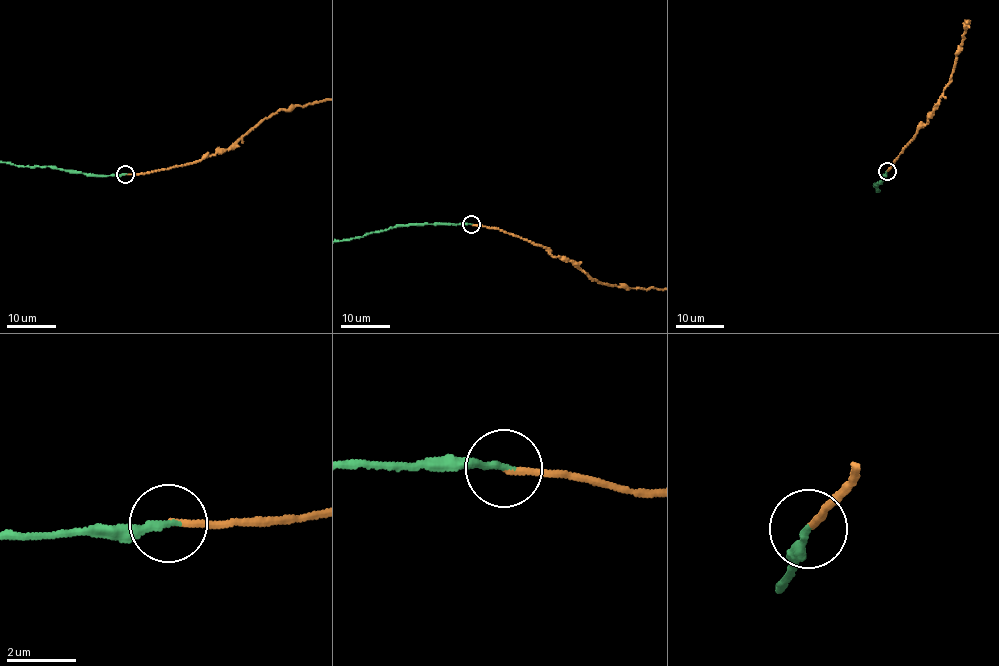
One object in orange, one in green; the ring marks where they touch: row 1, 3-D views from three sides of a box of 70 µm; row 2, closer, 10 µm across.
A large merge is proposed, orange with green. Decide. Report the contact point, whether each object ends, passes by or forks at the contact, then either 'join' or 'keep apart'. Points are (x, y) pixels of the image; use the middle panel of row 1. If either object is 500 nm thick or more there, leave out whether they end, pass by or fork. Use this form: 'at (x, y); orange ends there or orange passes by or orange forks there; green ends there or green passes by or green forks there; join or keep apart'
at (471, 224); orange ends there; green ends there; join

